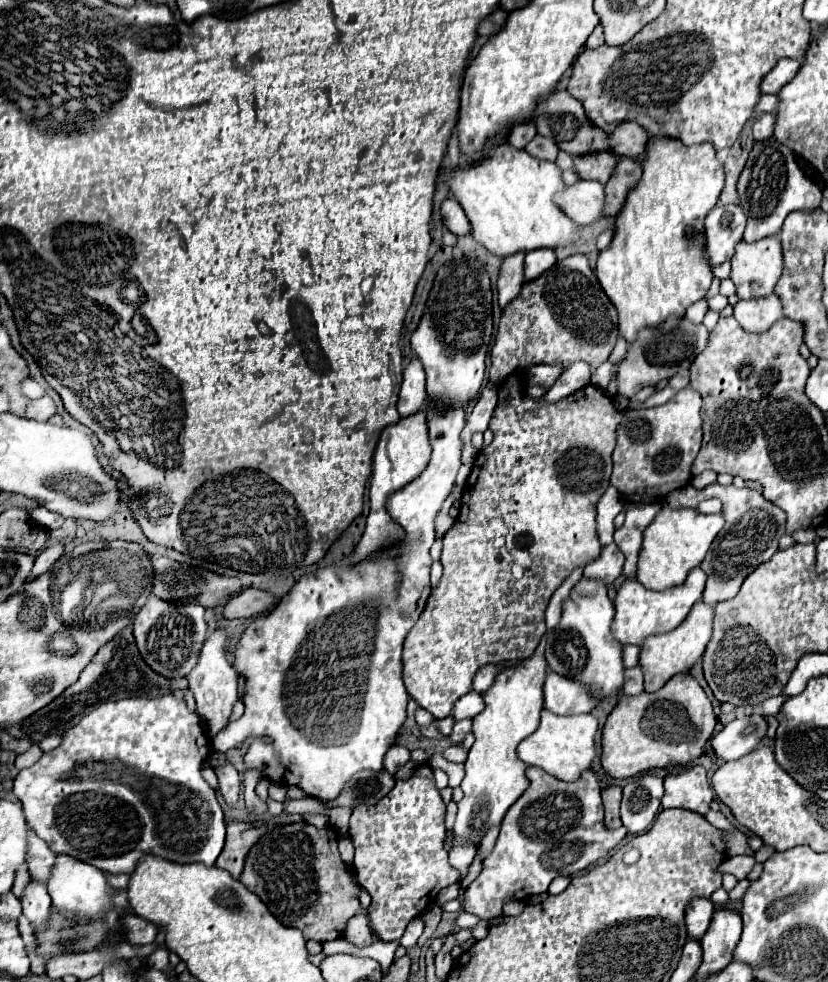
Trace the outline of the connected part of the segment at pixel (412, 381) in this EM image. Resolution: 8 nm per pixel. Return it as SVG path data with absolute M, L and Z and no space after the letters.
M413 358L403 370L403 384L397 402L399 414L411 416L411 412L419 412L425 402L425 396L425 372L419 358Z

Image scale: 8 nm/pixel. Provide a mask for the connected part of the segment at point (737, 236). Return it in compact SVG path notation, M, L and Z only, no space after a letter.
M737 204L717 206L705 218L705 248L711 266L731 260L735 244L743 240L747 216Z

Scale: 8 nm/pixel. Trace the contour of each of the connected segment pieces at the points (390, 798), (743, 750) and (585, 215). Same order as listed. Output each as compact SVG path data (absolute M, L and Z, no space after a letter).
M427 764L417 766L411 778L397 780L393 790L385 798L381 798L377 804L373 804L373 806L359 804L353 808L351 824L349 824L349 834L351 834L353 846L355 846L353 864L355 864L359 884L371 896L371 904L367 908L371 930L383 942L399 940L401 934L405 932L405 926L413 918L421 916L421 912L425 908L429 908L429 904L437 898L439 890L449 884L455 884L461 878L459 870L455 870L449 864L447 850L443 848L443 840L445 840L445 822L443 820L445 820L445 804L435 786L433 770Z
M751 714L729 722L719 734L711 738L715 756L723 762L747 756L765 738L767 720L761 714Z
M577 180L559 192L559 206L577 224L593 224L601 218L605 206L603 184L595 180Z

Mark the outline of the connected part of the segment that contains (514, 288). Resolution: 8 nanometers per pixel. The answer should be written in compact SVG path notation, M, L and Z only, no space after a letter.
M519 252L519 256L507 256L507 260L503 260L501 264L501 272L499 272L499 280L497 280L497 290L499 290L499 306L505 308L521 290L523 286L523 252Z

